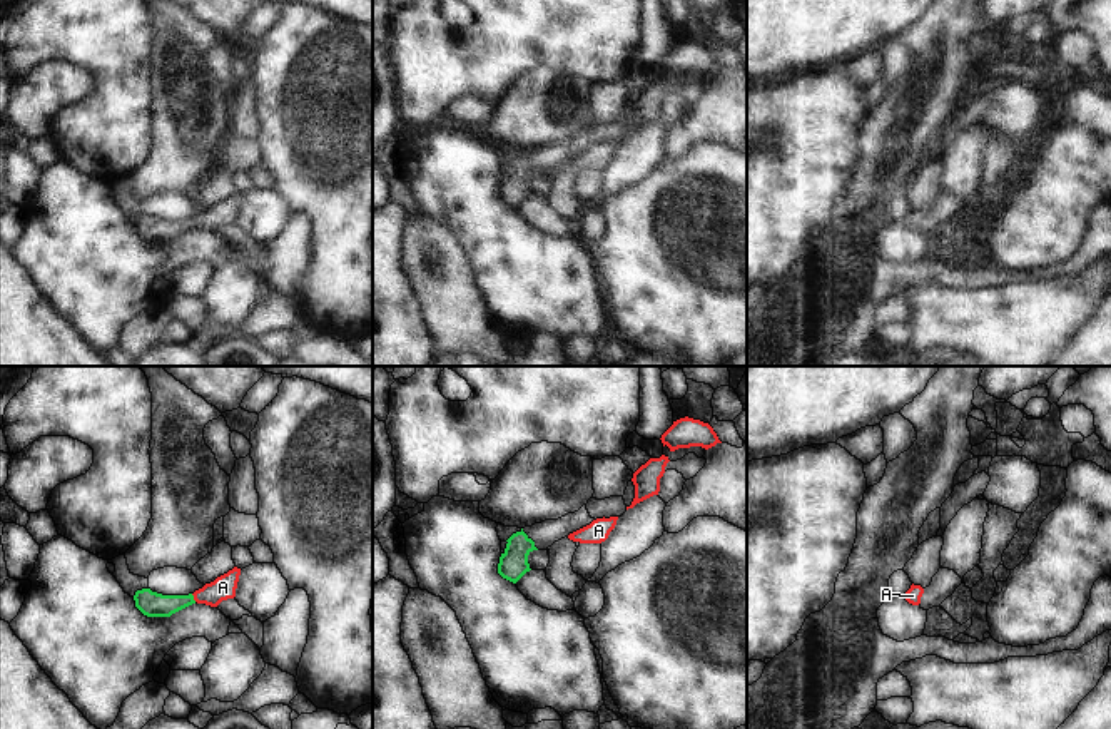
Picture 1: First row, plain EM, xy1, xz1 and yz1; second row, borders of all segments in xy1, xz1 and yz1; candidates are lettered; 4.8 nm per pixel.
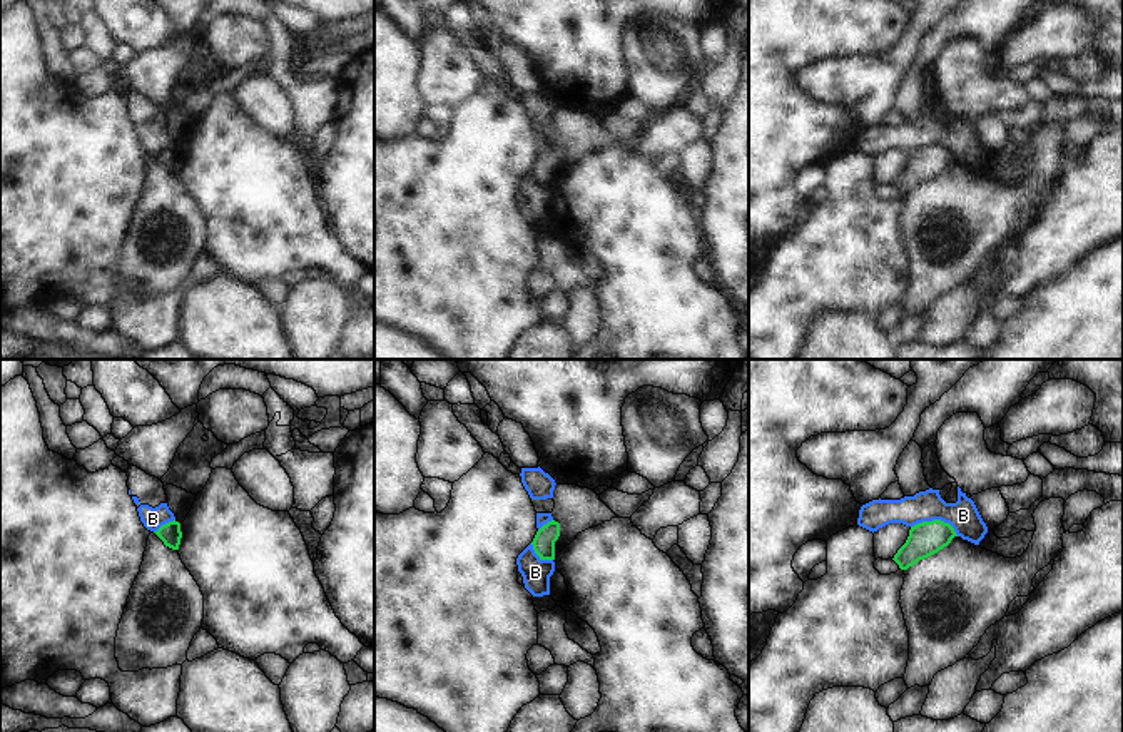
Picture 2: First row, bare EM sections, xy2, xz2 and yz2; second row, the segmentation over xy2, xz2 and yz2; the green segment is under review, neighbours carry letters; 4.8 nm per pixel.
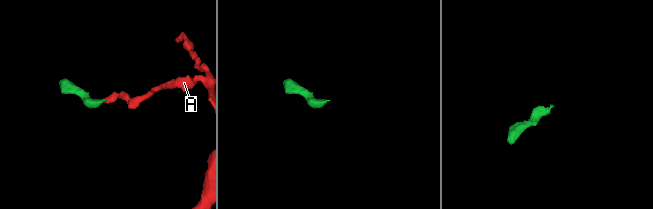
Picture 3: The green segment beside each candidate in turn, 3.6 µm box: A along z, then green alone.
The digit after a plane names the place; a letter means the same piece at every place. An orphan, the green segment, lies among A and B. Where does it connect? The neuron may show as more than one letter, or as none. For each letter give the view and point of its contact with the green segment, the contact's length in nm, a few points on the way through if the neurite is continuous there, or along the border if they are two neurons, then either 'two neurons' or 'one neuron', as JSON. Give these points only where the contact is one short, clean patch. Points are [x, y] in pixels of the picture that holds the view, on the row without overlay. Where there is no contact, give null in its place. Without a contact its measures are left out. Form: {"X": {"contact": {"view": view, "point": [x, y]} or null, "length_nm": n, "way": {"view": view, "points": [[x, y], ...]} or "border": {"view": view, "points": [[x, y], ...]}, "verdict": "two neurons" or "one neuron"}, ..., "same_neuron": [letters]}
{"A": {"contact": {"view": "xy1", "point": [192, 223]}, "length_nm": 50, "way": {"view": "xy1", "points": [[151, 229], [174, 229], [192, 223], [213, 219], [223, 213]]}, "verdict": "one neuron"}, "B": {"contact": {"view": "yz2", "point": [936, 146]}, "length_nm": 240, "border": {"view": "yz2", "points": [[911, 151], [943, 146], [958, 161]]}, "verdict": "two neurons"}, "same_neuron": ["A"]}

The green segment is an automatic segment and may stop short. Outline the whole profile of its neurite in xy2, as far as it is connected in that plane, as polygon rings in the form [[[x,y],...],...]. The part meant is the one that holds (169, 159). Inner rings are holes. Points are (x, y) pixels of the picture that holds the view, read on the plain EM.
[[[169,147],[162,150],[157,157],[154,157],[165,172],[172,175],[179,175],[182,157],[180,157],[180,149],[179,147]]]

